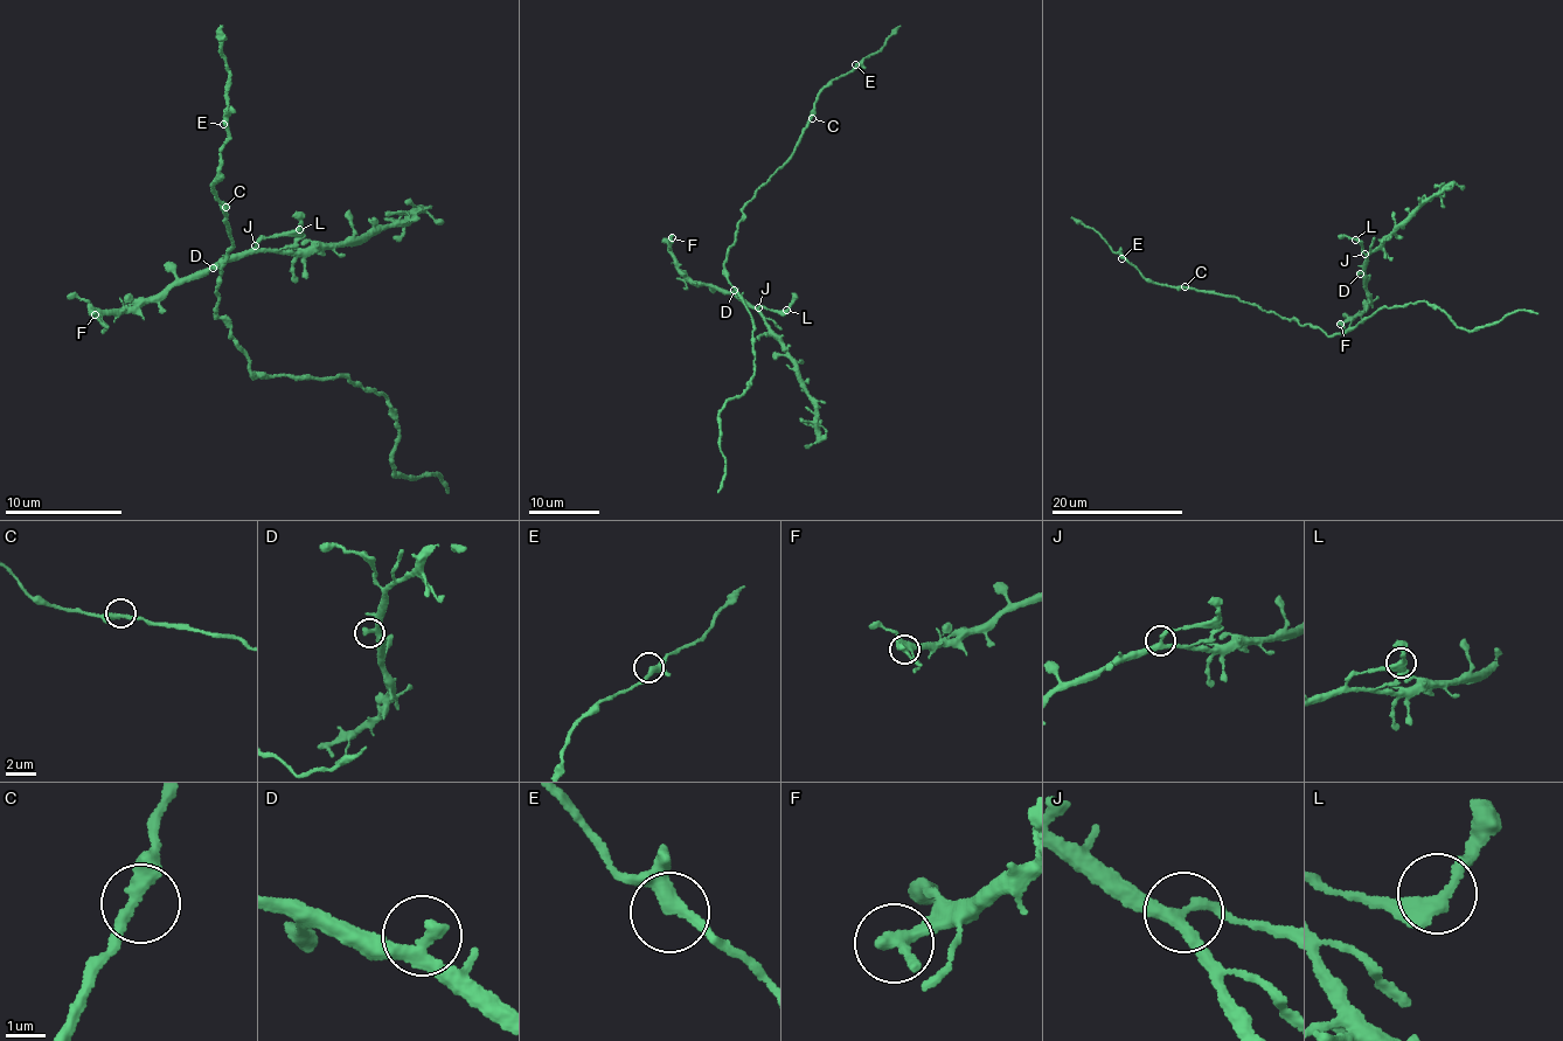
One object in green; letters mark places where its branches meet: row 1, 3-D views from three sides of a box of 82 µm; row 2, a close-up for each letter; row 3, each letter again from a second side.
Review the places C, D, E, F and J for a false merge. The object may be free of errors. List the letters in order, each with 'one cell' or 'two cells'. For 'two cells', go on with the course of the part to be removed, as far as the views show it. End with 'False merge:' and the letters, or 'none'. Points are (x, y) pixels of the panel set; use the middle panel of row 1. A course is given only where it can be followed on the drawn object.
C: one cell
D: one cell
E: one cell
F: one cell
J: two cells; course (758, 309), (786, 310), (794, 292)
False merge: J

